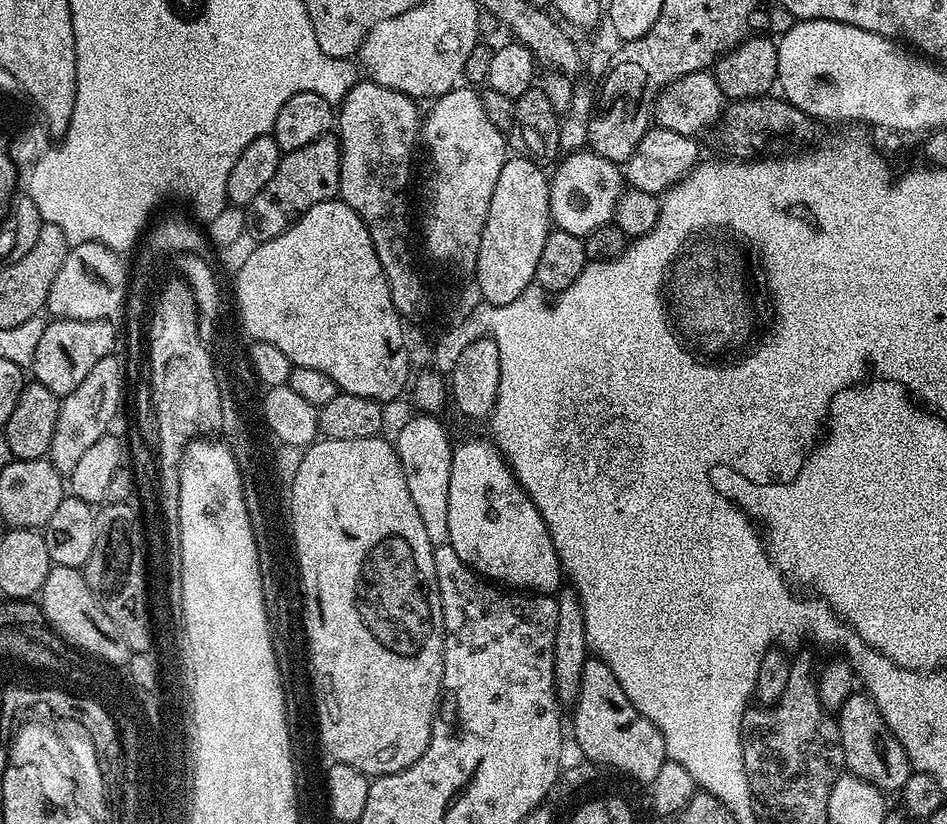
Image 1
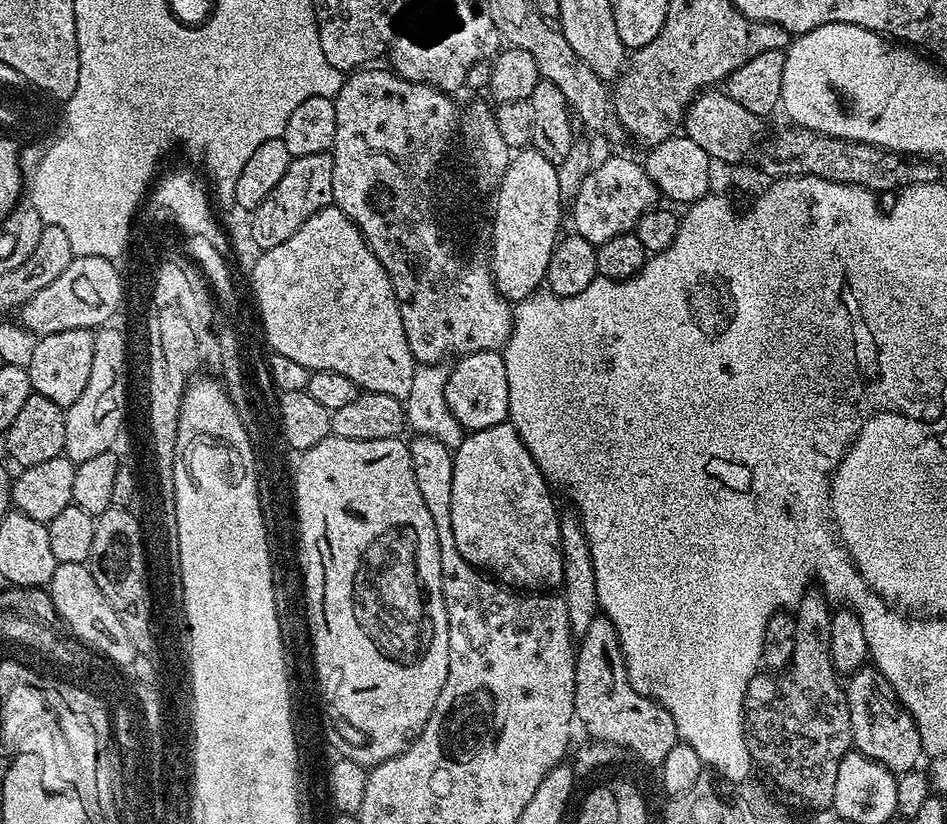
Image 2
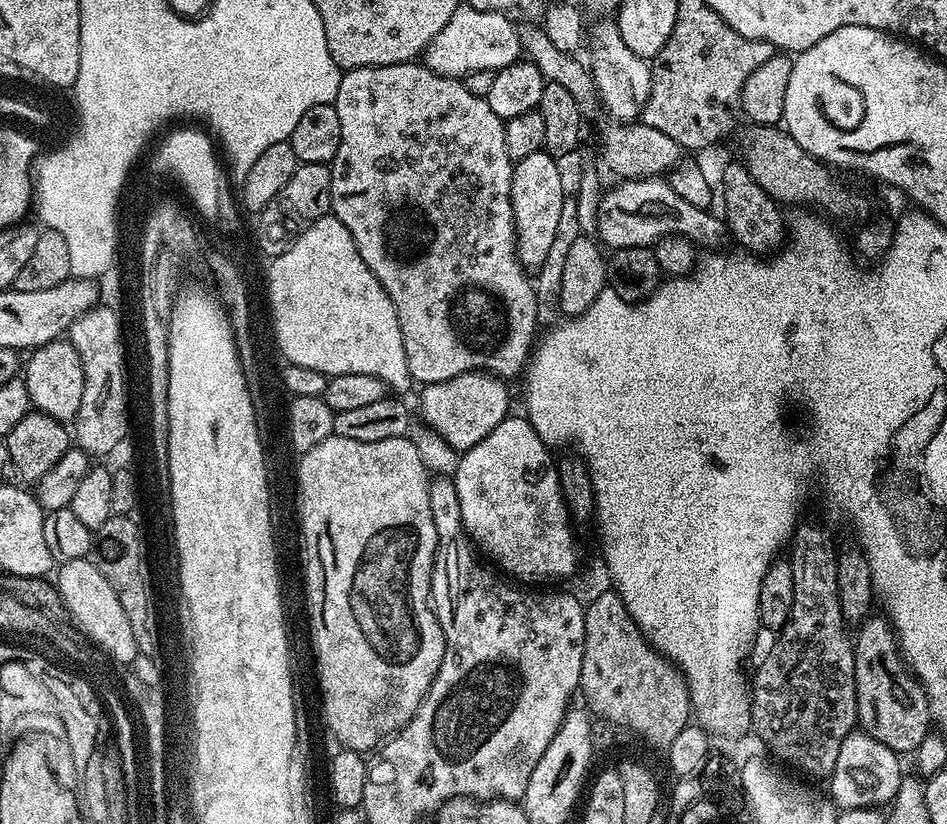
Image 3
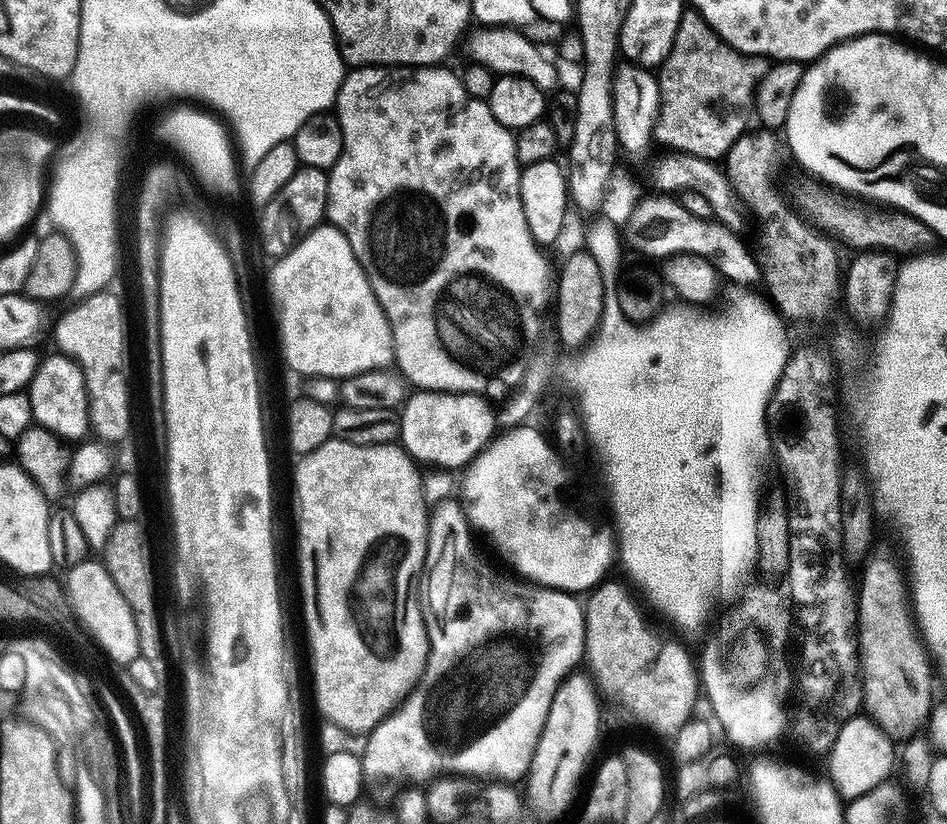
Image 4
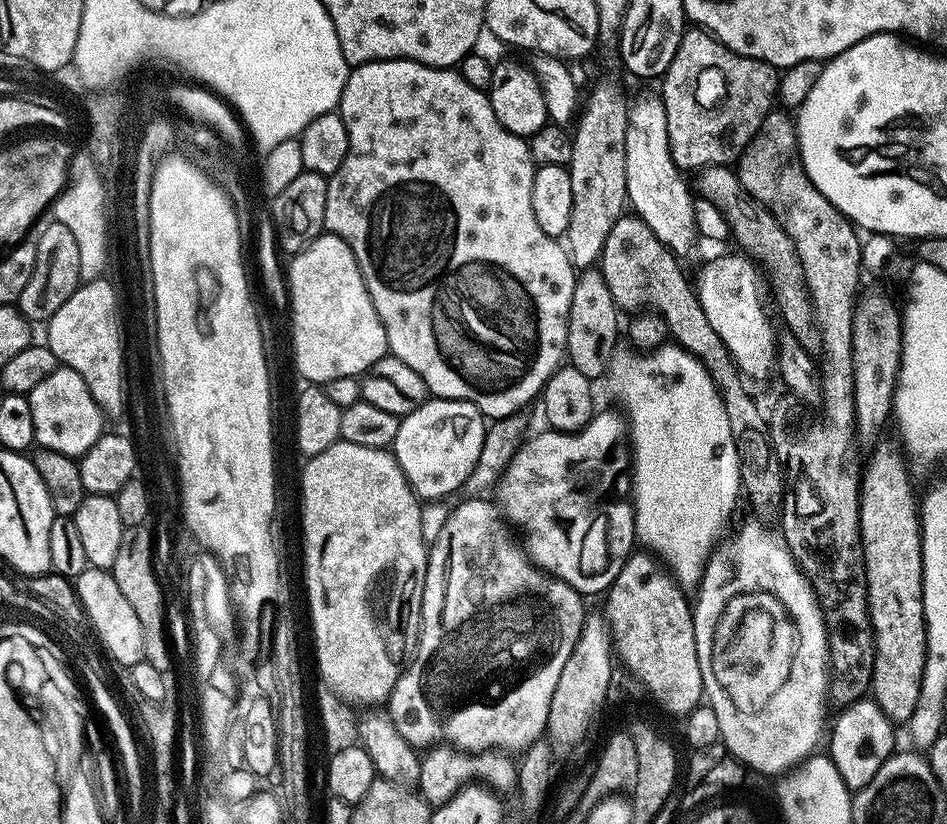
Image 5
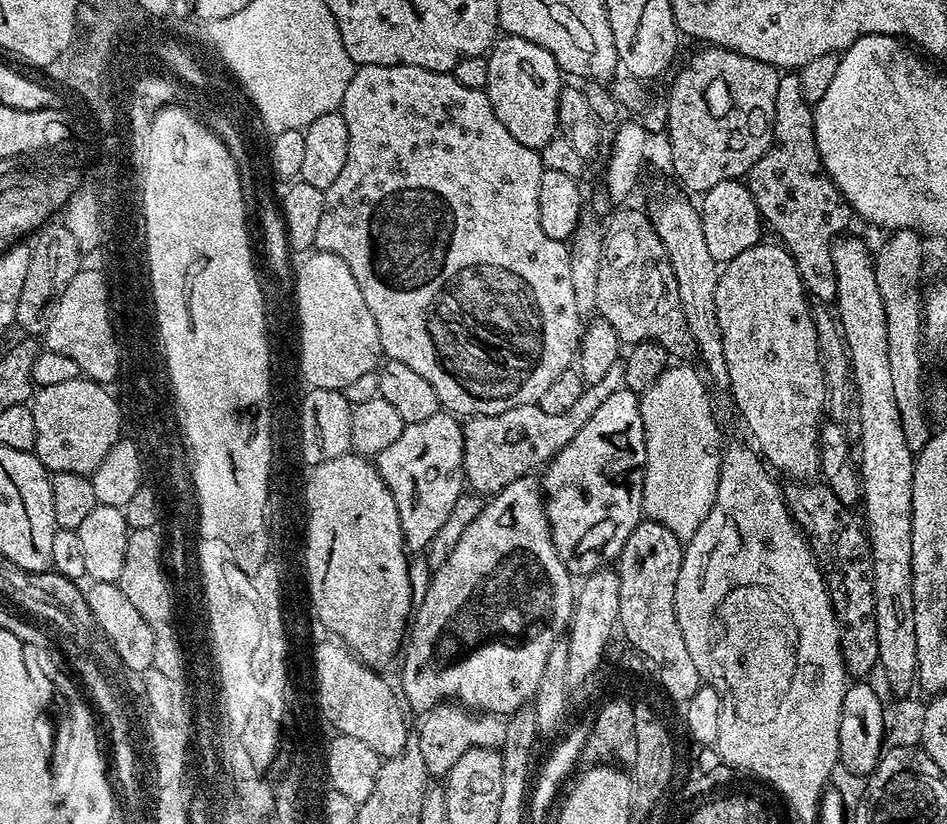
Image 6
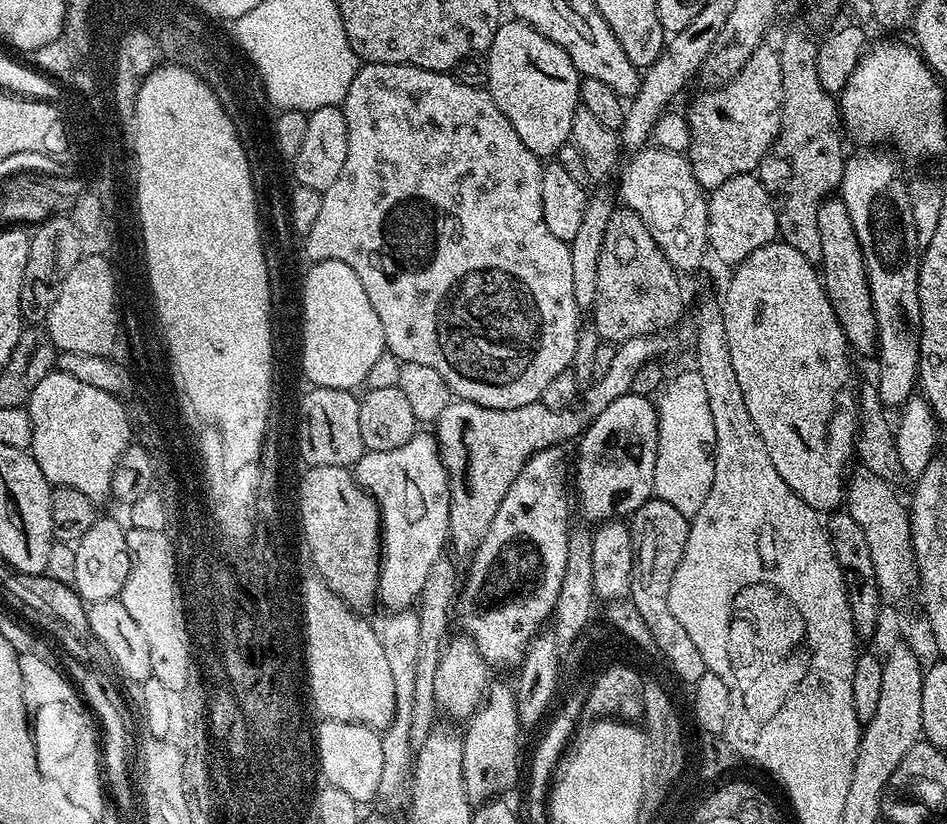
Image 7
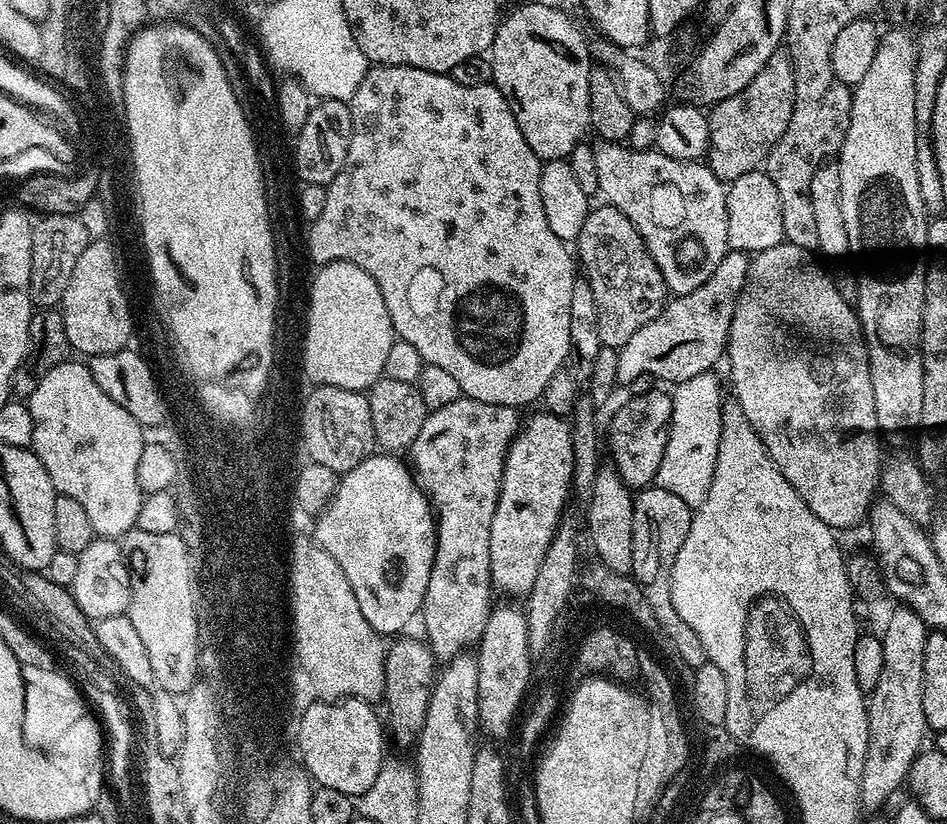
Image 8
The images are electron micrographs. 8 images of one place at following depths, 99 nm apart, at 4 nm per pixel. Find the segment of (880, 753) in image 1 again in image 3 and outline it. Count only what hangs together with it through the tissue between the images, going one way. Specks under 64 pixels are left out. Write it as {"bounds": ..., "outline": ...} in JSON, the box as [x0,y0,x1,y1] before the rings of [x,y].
{"bounds":[854,615,930,754],"outline":[[[869,615],[854,636],[856,718],[862,731],[878,738],[882,746],[890,746],[897,754],[912,754],[930,731],[928,695],[900,655],[891,623],[876,615]]]}

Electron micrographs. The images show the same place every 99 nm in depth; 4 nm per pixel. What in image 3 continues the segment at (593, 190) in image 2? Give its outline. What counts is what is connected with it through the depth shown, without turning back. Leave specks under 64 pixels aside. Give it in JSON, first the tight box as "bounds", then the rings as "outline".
{"bounds":[597,179,726,250],"outline":[[[667,179],[626,180],[617,185],[617,188],[609,187],[603,193],[597,214],[599,239],[605,245],[608,243],[609,249],[647,248],[657,244],[664,236],[686,236],[693,244],[705,244],[708,250],[712,250],[723,245],[720,243],[724,236],[726,240],[725,221],[719,215],[711,216],[713,213],[707,208],[690,206],[690,202],[678,198]]]}

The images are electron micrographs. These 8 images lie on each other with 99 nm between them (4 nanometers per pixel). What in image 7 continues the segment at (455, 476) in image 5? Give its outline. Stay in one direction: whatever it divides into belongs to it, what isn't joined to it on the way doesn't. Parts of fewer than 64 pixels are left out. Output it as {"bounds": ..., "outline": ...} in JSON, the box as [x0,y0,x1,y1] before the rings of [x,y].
{"bounds":[354,430,450,610],"outline":[[[424,430],[417,431],[416,435],[410,438],[410,442],[406,442],[406,446],[398,446],[398,450],[365,451],[362,459],[354,466],[354,475],[357,482],[376,499],[376,504],[380,507],[382,555],[379,603],[384,603],[388,610],[411,609],[419,601],[430,570],[445,553],[450,540],[450,490],[448,475],[440,457],[440,445],[437,444],[435,435],[428,433],[427,436]]]}

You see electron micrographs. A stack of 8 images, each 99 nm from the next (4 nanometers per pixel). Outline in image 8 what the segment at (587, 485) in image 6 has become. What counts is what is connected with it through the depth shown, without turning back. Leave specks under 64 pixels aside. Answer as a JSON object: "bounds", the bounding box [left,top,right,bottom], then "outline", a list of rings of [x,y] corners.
{"bounds":[606,390,672,490],"outline":[[[653,390],[648,393],[642,393],[640,395],[633,395],[630,400],[626,401],[624,405],[621,406],[620,409],[617,410],[616,413],[612,416],[612,421],[608,424],[608,450],[606,446],[606,452],[612,455],[612,460],[610,460],[611,467],[616,469],[616,472],[623,478],[624,483],[628,485],[629,488],[633,490],[639,490],[641,488],[647,488],[649,485],[653,483],[656,479],[656,475],[658,474],[658,466],[662,466],[662,454],[666,454],[666,442],[668,441],[668,431],[670,430],[670,426],[672,425],[672,397],[666,391],[659,392],[659,390]]]}

